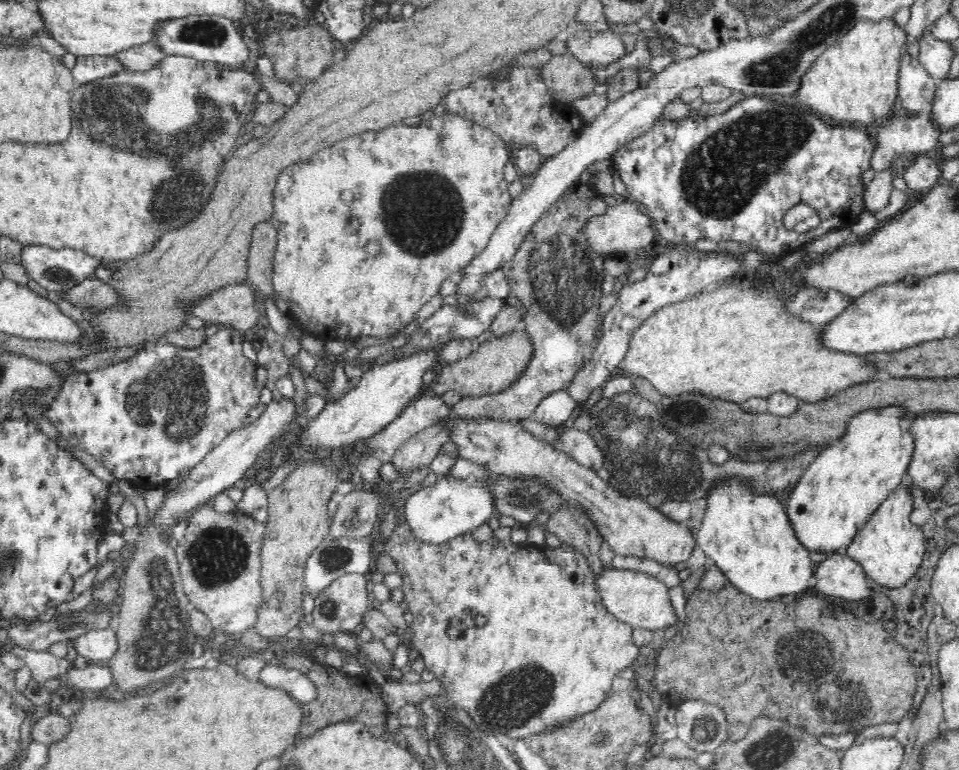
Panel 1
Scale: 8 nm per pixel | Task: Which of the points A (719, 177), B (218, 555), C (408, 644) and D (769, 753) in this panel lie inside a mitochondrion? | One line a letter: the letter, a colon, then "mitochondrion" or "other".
A: mitochondrion
B: mitochondrion
C: other
D: mitochondrion

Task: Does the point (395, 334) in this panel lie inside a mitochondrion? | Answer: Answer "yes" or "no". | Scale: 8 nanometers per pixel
no

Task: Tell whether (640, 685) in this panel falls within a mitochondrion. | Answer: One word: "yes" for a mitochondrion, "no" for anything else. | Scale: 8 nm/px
no

